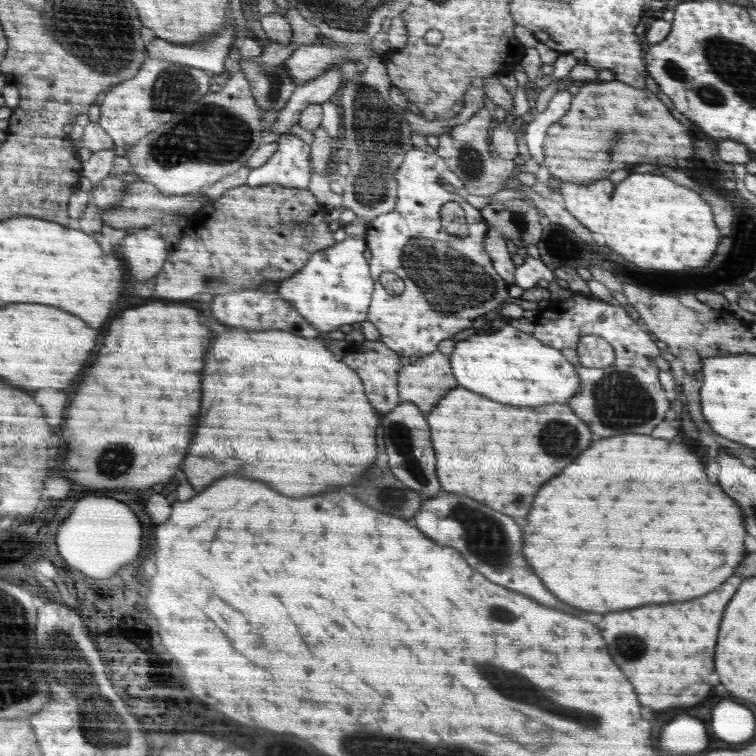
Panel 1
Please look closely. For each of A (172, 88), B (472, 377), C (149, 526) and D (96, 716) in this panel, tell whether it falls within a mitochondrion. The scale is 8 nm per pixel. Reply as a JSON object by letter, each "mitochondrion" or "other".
{"A":"mitochondrion","B":"other","C":"other","D":"mitochondrion"}

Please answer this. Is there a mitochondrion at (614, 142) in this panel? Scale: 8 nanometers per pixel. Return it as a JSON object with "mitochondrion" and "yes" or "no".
{"mitochondrion":"yes"}

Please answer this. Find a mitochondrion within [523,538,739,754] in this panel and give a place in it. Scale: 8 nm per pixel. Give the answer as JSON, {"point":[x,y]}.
{"point":[631,647]}

